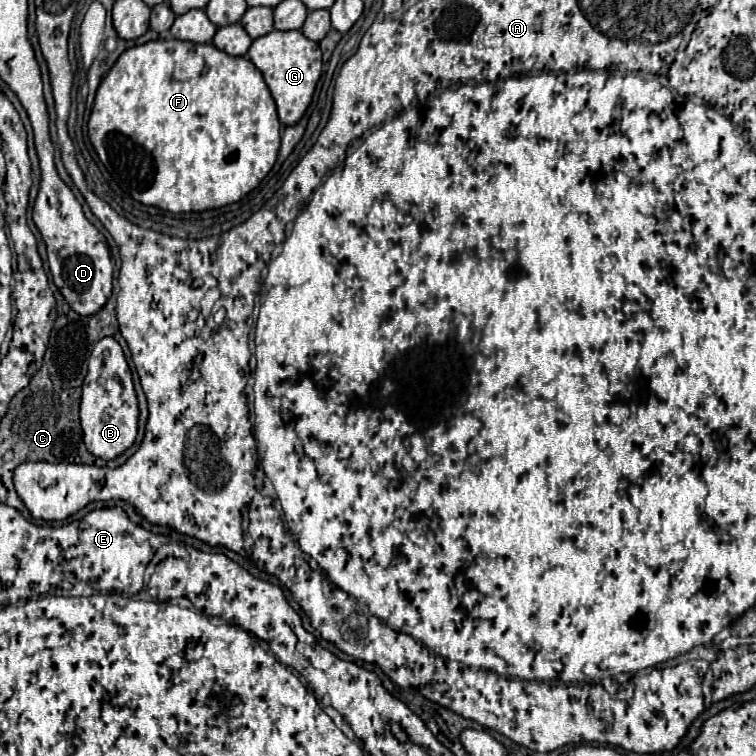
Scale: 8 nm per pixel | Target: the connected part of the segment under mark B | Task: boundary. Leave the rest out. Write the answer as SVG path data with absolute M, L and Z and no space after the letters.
M115 338L99 340L89 356L89 370L83 380L79 416L83 428L83 442L87 450L97 458L113 460L135 442L137 420L139 420L137 396L133 390L131 370Z

